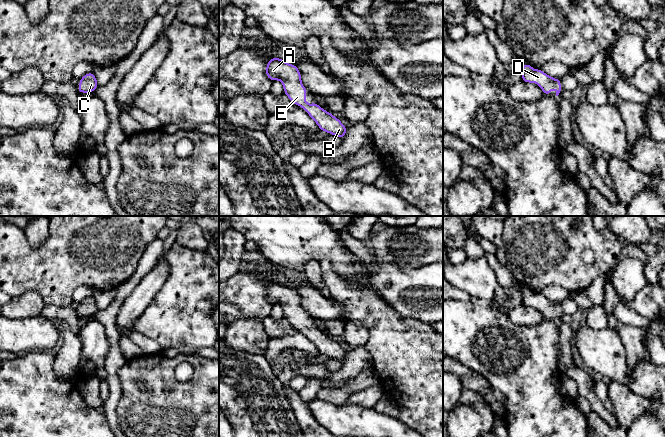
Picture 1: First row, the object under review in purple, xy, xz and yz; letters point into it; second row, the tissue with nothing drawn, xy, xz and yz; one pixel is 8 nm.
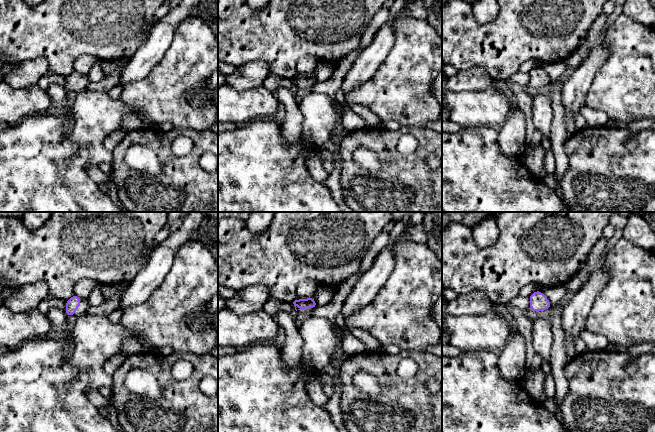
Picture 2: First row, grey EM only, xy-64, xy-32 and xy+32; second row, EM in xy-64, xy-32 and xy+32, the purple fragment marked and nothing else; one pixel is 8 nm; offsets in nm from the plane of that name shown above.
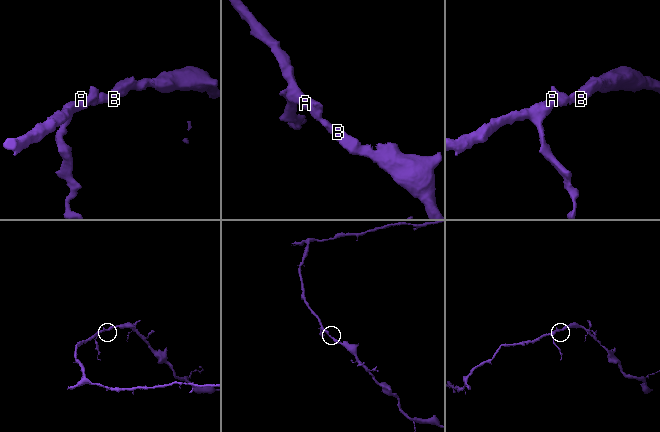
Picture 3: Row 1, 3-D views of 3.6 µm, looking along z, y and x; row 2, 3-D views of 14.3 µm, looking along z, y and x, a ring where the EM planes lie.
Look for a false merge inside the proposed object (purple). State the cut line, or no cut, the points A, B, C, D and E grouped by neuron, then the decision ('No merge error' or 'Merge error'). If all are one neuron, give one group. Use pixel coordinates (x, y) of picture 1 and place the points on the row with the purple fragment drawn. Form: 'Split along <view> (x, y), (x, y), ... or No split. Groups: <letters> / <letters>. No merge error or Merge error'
No split. Groups: A B C D E. No merge error

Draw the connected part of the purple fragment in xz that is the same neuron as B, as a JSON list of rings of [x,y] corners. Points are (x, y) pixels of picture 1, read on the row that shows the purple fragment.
[[[271,58],[266,67],[266,76],[271,80],[281,80],[284,88],[284,93],[288,98],[295,104],[299,105],[301,108],[305,109],[309,116],[317,123],[321,131],[328,132],[339,138],[343,139],[347,128],[341,123],[341,121],[334,117],[331,113],[322,109],[316,102],[308,105],[305,102],[305,97],[307,95],[307,89],[303,87],[301,82],[301,74],[296,65],[288,64],[283,59]]]

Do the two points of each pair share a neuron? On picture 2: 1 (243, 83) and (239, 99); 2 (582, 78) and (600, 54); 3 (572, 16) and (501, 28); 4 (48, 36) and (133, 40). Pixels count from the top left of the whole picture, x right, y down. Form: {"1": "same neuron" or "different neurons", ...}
{"1": "different neurons", "2": "same neuron", "3": "same neuron", "4": "same neuron"}

